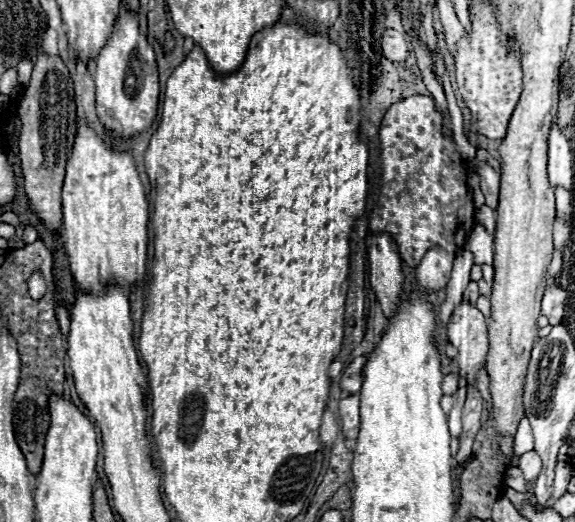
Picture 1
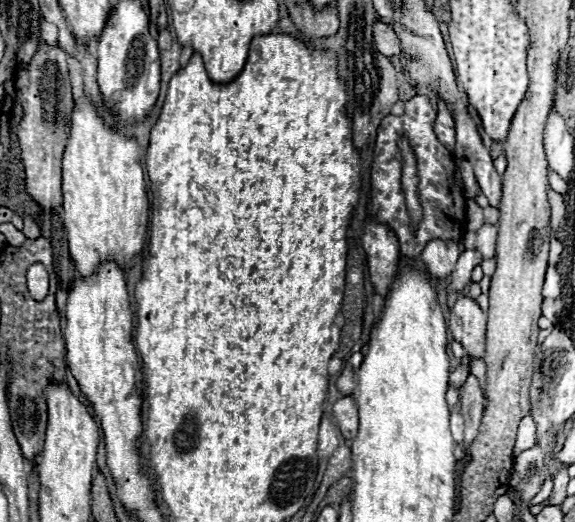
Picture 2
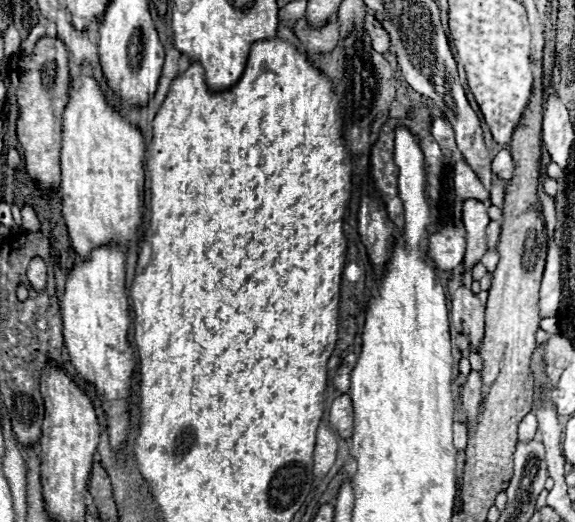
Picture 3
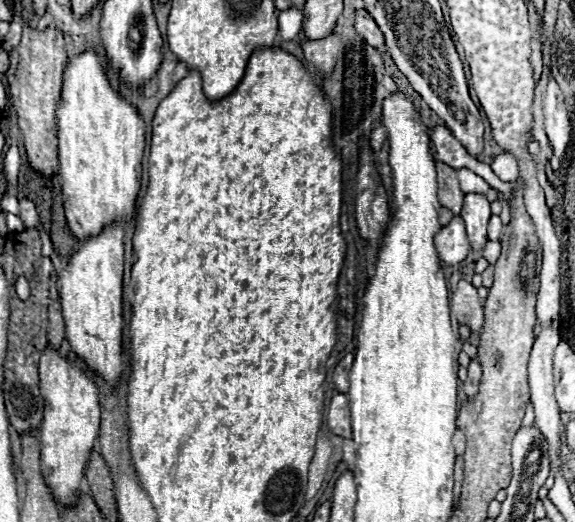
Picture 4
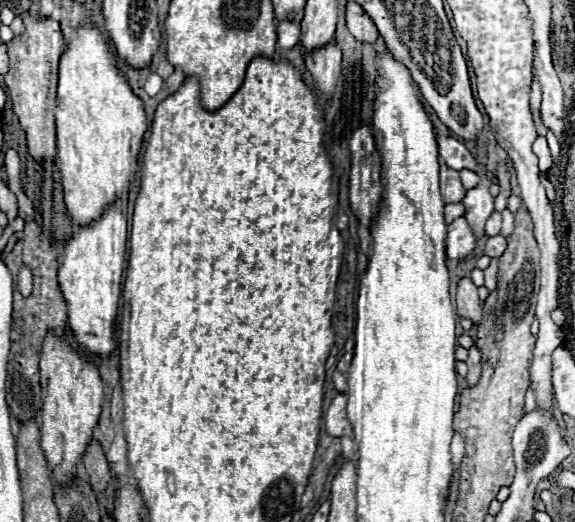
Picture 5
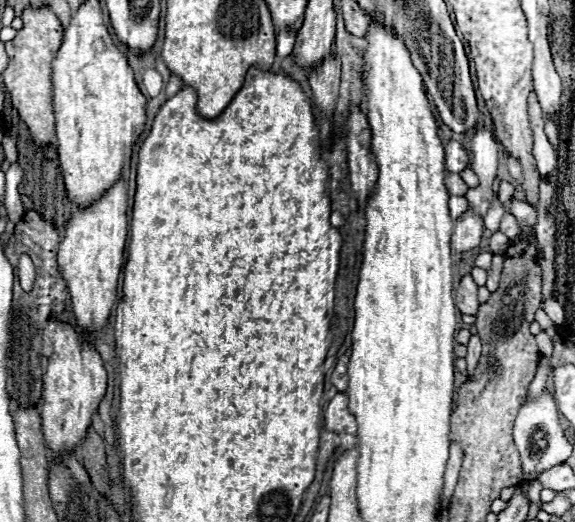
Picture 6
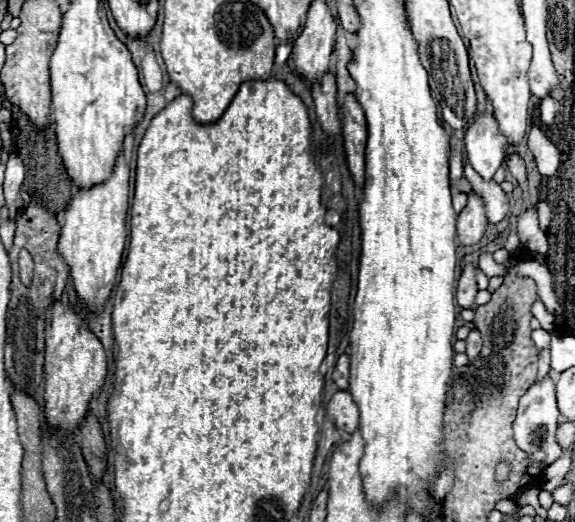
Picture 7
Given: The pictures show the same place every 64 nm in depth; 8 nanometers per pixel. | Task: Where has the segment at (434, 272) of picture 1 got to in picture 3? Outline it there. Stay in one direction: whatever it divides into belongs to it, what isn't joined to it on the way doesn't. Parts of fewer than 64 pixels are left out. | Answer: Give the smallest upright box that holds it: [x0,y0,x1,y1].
[430,220,466,270]

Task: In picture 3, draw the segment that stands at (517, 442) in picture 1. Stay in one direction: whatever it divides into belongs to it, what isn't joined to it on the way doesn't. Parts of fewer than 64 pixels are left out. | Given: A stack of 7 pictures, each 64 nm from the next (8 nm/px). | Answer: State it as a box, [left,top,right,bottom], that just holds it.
[518,412,536,440]

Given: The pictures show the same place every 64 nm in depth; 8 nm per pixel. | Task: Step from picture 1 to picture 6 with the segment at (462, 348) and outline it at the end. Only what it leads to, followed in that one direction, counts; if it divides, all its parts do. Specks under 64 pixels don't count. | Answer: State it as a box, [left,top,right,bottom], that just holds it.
[456,274,478,314]

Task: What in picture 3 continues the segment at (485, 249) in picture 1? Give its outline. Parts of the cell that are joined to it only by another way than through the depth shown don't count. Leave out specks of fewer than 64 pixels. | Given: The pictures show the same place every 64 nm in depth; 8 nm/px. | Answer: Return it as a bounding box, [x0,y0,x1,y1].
[486,220,500,248]

